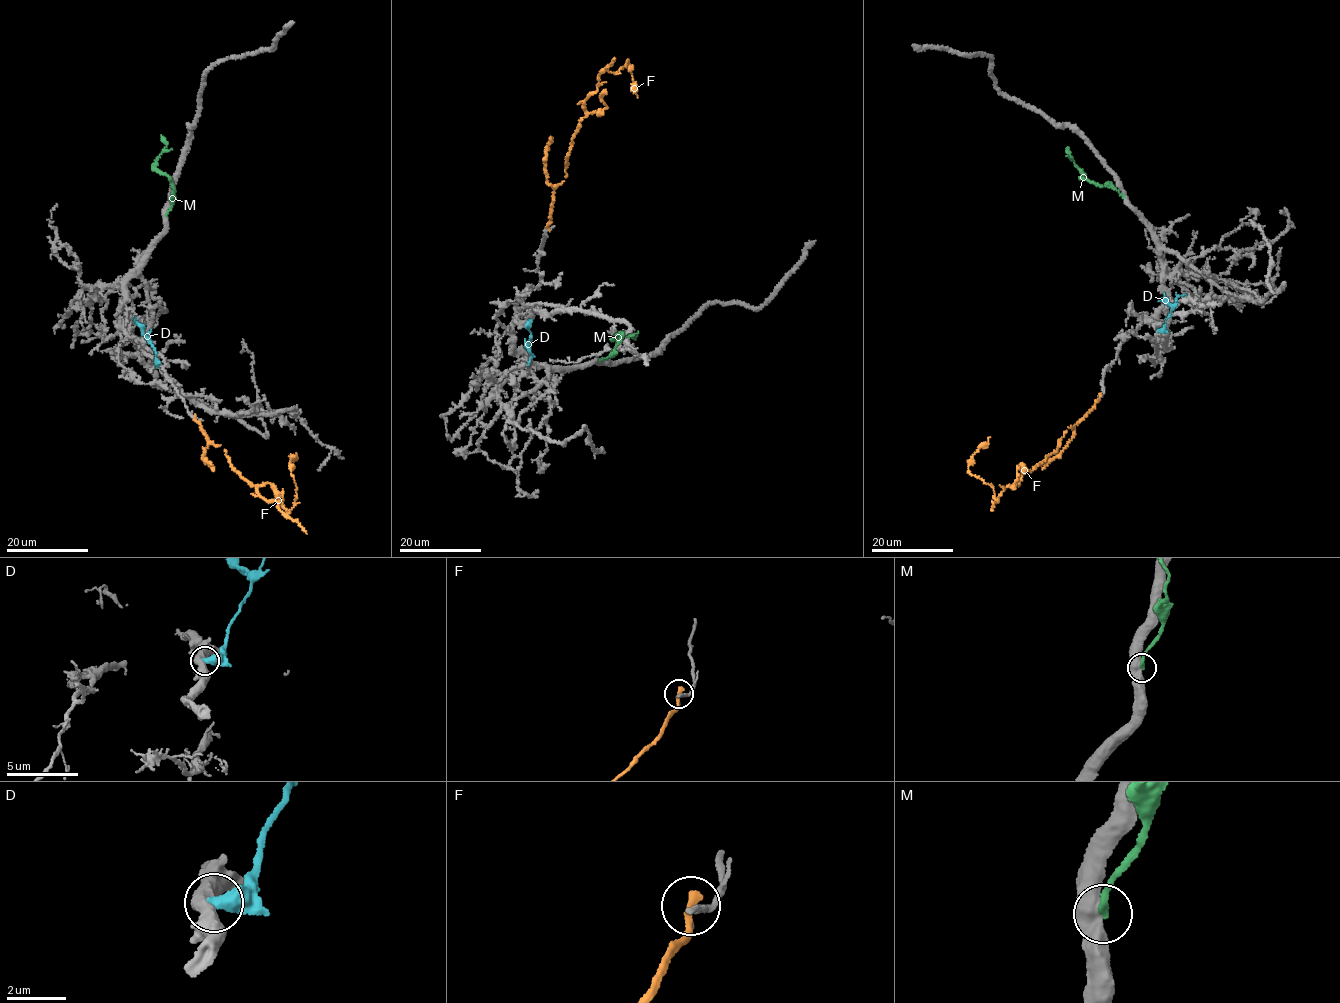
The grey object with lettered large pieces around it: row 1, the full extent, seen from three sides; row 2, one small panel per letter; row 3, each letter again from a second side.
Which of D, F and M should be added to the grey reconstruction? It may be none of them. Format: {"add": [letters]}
{"add": []}

